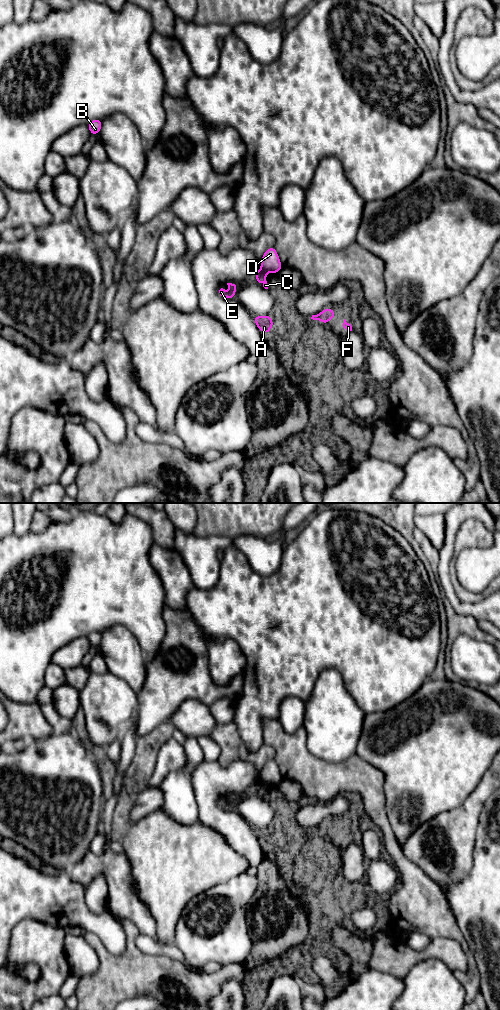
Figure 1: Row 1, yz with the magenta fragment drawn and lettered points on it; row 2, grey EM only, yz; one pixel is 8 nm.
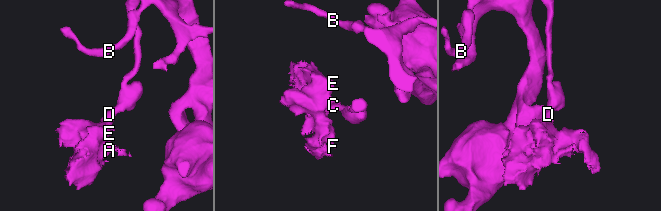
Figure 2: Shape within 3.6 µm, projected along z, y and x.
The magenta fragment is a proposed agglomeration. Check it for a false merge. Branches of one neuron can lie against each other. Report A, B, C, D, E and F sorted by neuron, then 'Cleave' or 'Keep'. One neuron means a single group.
Groups: A C E F / B D. Cleave

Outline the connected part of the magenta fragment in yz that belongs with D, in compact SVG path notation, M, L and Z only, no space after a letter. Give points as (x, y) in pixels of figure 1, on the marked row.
M275 247L268 248L261 259L261 269L278 274L282 267Z

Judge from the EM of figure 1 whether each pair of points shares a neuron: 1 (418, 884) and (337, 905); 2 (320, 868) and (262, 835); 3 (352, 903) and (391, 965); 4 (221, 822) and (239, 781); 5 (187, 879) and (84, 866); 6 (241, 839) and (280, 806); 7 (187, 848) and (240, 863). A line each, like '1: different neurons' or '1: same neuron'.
1: different neurons
2: same neuron
3: different neurons
4: same neuron
5: different neurons
6: different neurons
7: same neuron

